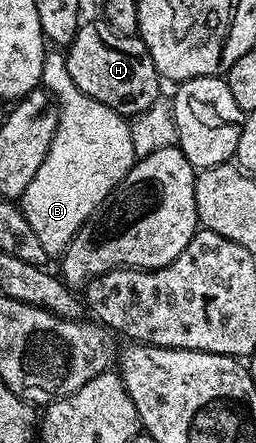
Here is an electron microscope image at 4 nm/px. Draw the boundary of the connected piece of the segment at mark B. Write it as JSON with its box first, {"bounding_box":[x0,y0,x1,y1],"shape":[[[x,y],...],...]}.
{"bounding_box":[21,51,137,258],"shape":[[[62,51],[57,56],[48,56],[44,52],[41,84],[58,103],[59,121],[57,130],[53,134],[53,142],[49,146],[49,154],[45,154],[45,162],[41,162],[37,174],[33,174],[33,182],[29,182],[29,186],[23,191],[21,207],[29,226],[33,226],[33,234],[37,234],[48,257],[55,258],[67,249],[77,230],[81,230],[84,222],[119,187],[125,174],[129,174],[129,170],[135,165],[137,157],[133,150],[130,123],[120,112],[115,112],[109,106],[97,102],[97,98],[89,98],[89,94],[80,90],[77,82],[69,78],[67,57]]]}

